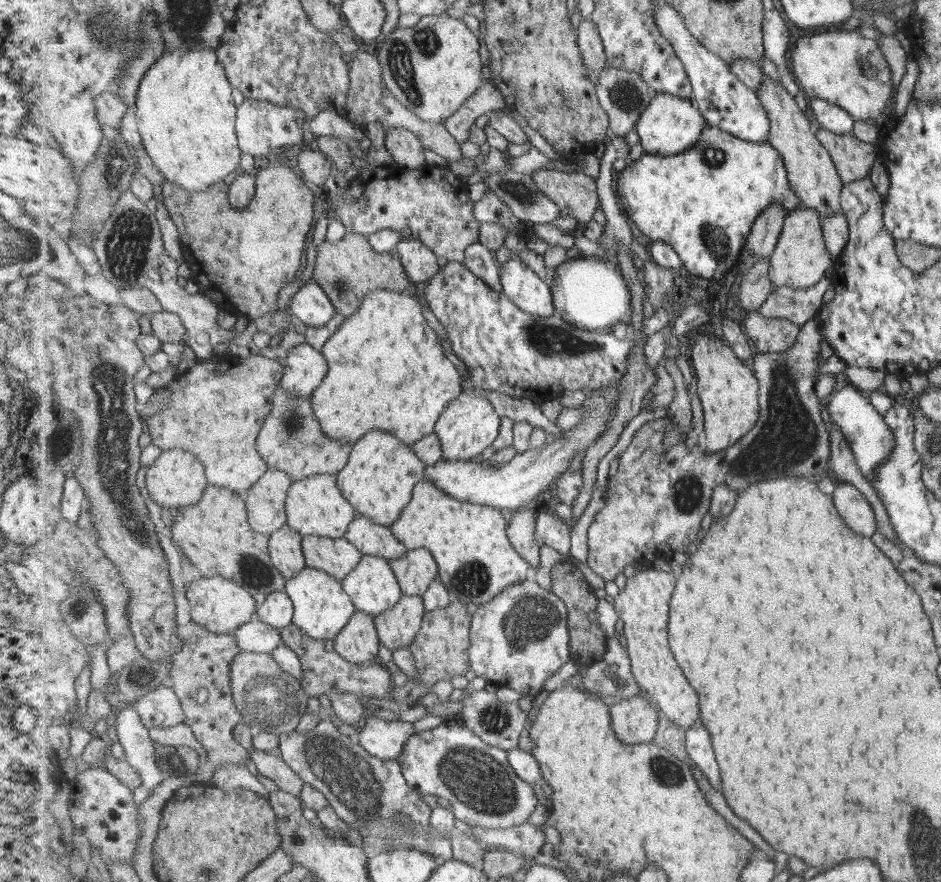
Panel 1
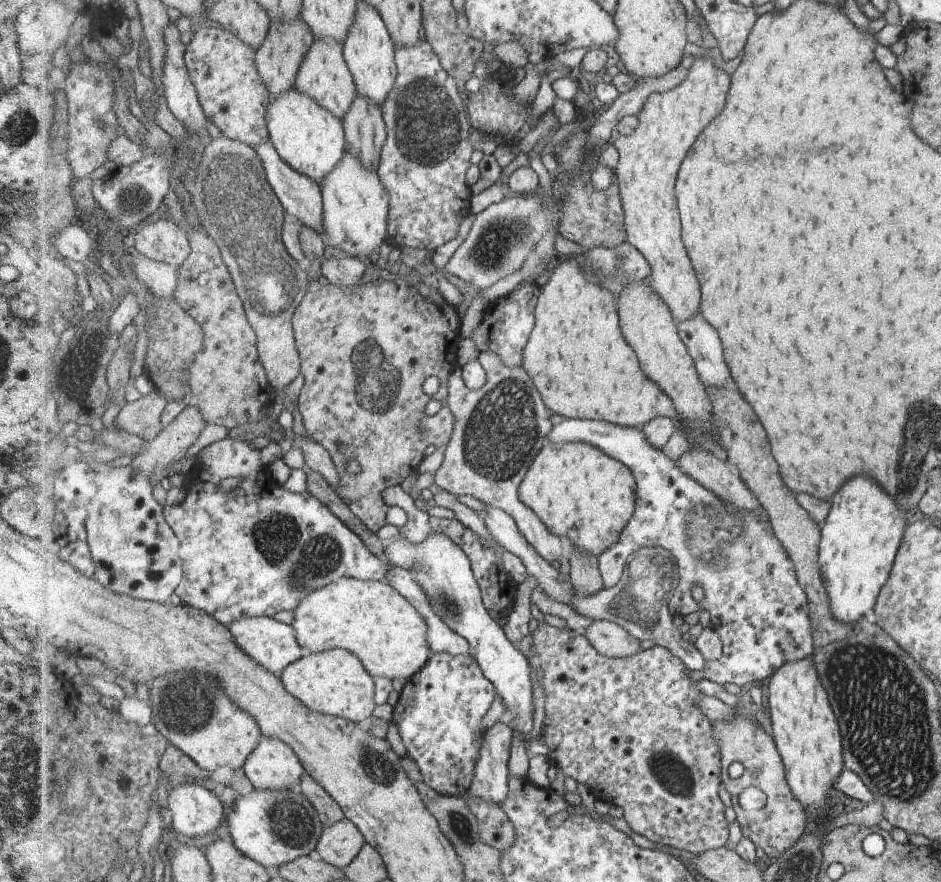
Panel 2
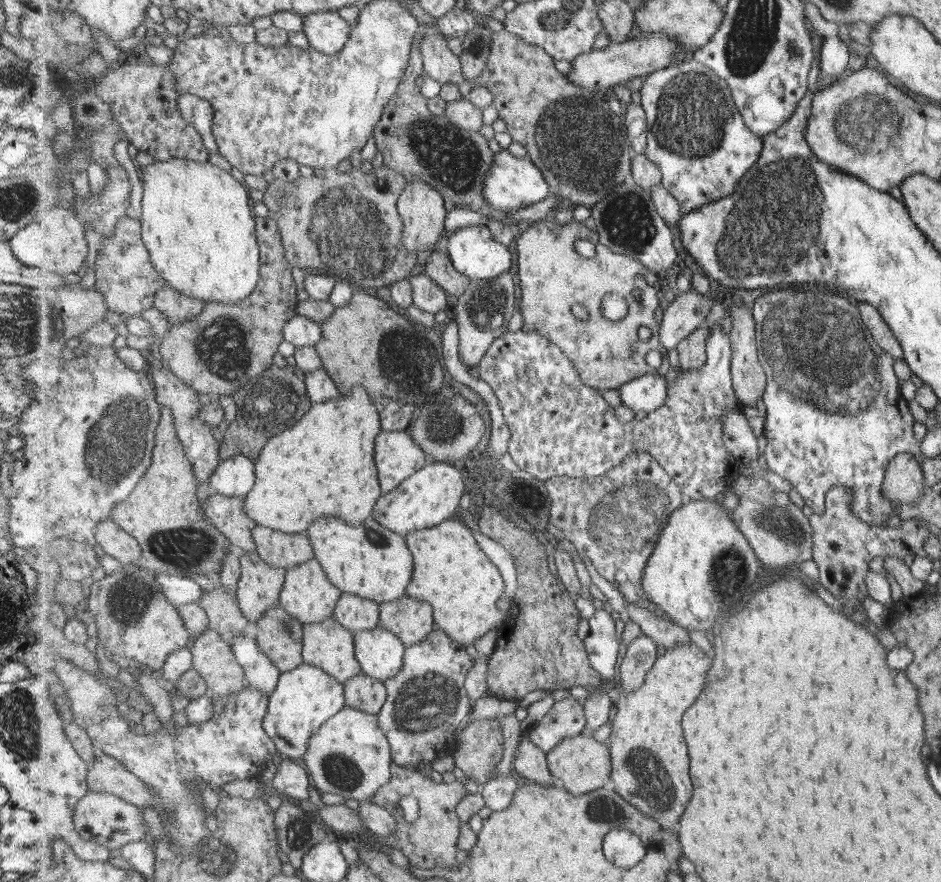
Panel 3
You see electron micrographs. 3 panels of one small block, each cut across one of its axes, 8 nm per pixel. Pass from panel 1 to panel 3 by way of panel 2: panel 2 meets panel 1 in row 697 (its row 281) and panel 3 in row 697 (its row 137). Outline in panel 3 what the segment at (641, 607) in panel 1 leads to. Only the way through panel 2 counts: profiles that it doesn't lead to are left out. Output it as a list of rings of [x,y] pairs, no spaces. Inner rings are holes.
[[[691,642],[659,656],[646,677],[646,684],[633,694],[620,686],[616,687],[619,694],[616,701],[617,714],[611,723],[612,729],[609,734],[613,762],[611,787],[643,814],[657,820],[663,828],[671,831],[677,831],[681,816],[687,810],[687,804],[691,802],[695,792],[695,786],[689,776],[689,752],[681,724],[685,712],[697,702],[697,696],[703,694],[711,666],[711,657]]]

